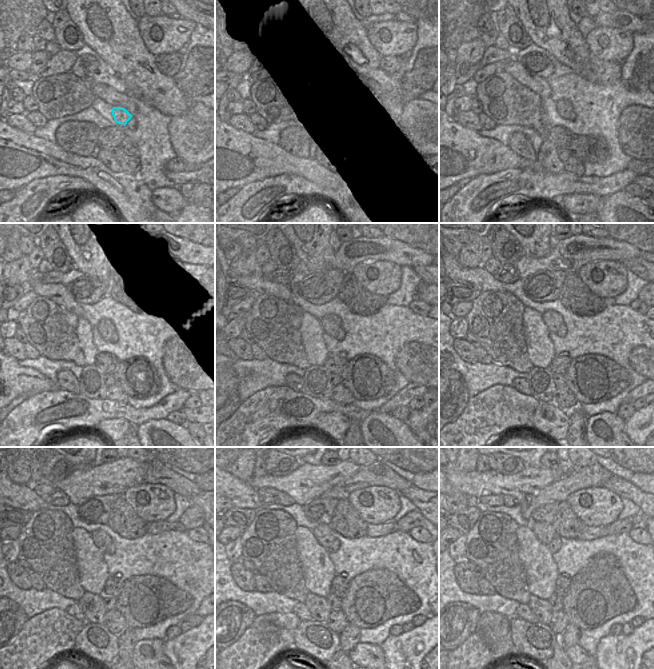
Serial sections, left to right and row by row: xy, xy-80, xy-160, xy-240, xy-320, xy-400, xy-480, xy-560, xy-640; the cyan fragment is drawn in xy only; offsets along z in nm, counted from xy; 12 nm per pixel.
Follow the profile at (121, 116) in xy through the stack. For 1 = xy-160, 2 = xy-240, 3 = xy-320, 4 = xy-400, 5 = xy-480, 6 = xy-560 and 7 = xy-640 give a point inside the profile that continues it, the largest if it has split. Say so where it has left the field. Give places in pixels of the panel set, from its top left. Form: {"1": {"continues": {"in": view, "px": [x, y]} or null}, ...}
{"1": {"continues": {"in": "xy-160", "px": [564, 109]}}, "2": {"continues": {"in": "xy-240", "px": [107, 330]}}, "3": {"continues": {"in": "xy-320", "px": [331, 324]}}, "4": {"continues": {"in": "xy-400", "px": [553, 320]}}, "5": {"continues": {"in": "xy-480", "px": [101, 539]}}, "6": {"continues": {"in": "xy-560", "px": [323, 533]}}, "7": {"continues": {"in": "xy-640", "px": [545, 533]}}}

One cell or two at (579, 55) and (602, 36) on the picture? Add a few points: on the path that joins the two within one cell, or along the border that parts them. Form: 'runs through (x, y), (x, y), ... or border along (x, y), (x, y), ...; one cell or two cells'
border along (584, 37), (590, 52); two cells

